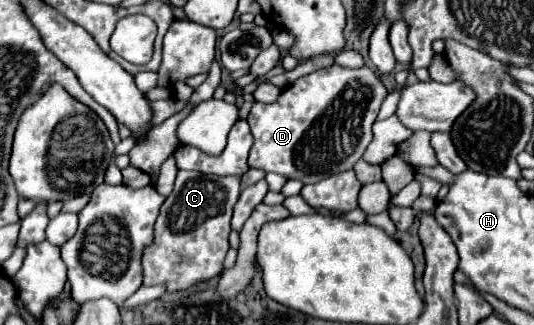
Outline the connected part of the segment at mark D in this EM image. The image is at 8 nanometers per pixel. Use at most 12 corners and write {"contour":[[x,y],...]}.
{"contour":[[367,66],[253,104],[249,166],[315,184],[351,170],[387,88]]}

